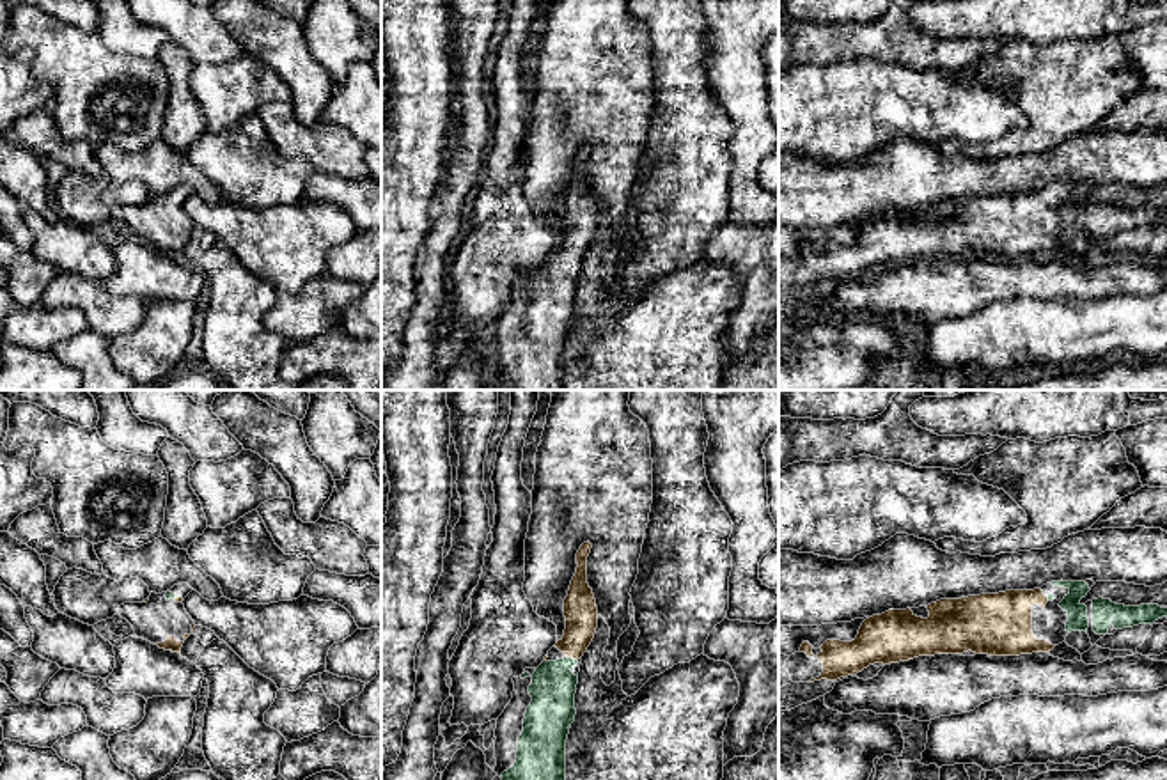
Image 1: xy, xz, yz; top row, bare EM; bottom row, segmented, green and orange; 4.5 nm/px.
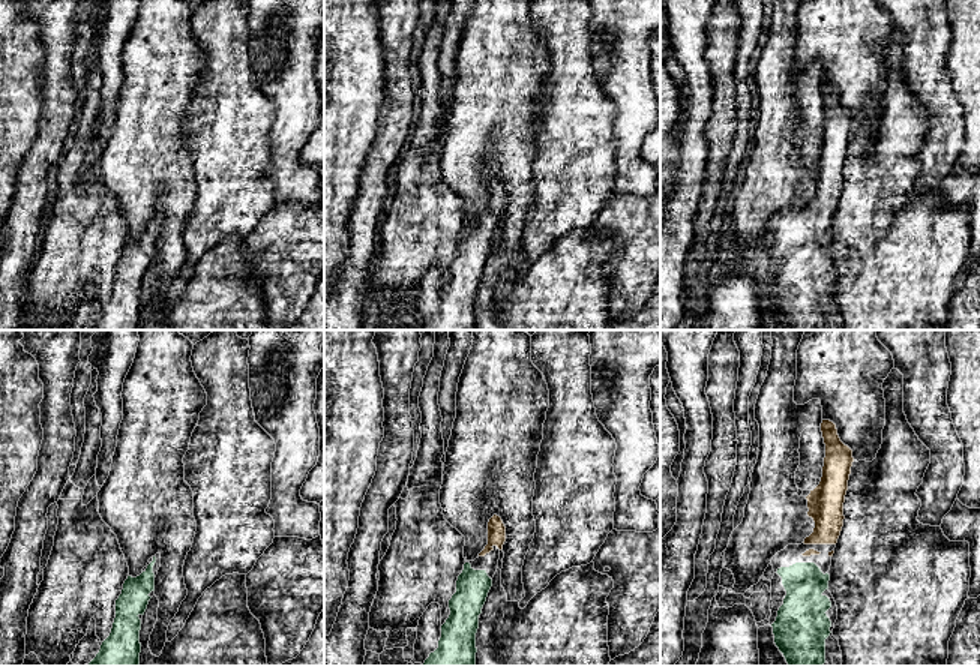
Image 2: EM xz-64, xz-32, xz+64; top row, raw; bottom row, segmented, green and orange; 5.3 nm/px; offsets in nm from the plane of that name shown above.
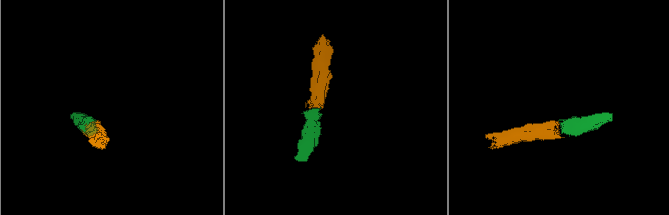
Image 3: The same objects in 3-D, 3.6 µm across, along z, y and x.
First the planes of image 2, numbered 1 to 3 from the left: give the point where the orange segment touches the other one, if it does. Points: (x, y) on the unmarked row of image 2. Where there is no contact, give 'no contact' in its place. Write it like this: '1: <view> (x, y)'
1: no contact
2: no contact
3: no contact

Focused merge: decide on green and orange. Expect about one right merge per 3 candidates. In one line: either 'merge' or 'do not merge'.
merge

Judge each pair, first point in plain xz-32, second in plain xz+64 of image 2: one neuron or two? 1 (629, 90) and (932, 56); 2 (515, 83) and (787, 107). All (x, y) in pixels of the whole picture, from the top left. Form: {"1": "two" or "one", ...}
{"1": "two", "2": "two"}

